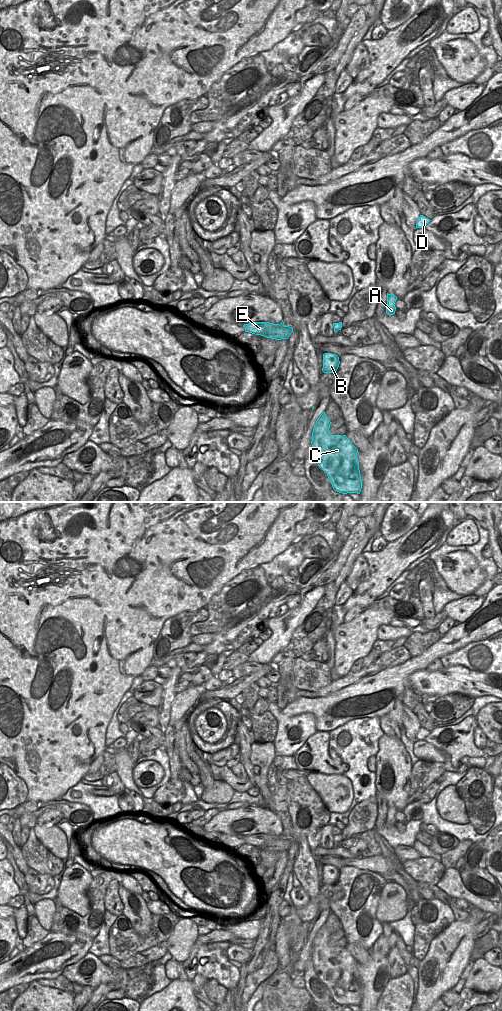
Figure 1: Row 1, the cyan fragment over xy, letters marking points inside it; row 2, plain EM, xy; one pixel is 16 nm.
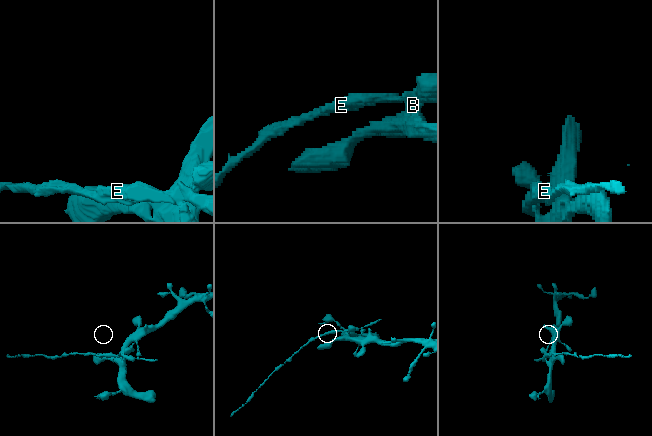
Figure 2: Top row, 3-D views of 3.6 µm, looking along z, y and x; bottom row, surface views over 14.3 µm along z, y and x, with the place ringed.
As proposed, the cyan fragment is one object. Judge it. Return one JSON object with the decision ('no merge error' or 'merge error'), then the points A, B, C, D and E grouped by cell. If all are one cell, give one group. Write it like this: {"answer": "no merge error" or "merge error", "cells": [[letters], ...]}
{"answer": "merge error", "cells": [["A", "B", "C", "D"], ["E"]]}

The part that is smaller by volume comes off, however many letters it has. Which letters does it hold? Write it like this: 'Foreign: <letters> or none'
Foreign: E

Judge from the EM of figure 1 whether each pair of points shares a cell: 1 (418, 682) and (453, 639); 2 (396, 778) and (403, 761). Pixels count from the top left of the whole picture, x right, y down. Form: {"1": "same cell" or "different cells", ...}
{"1": "different cells", "2": "same cell"}

